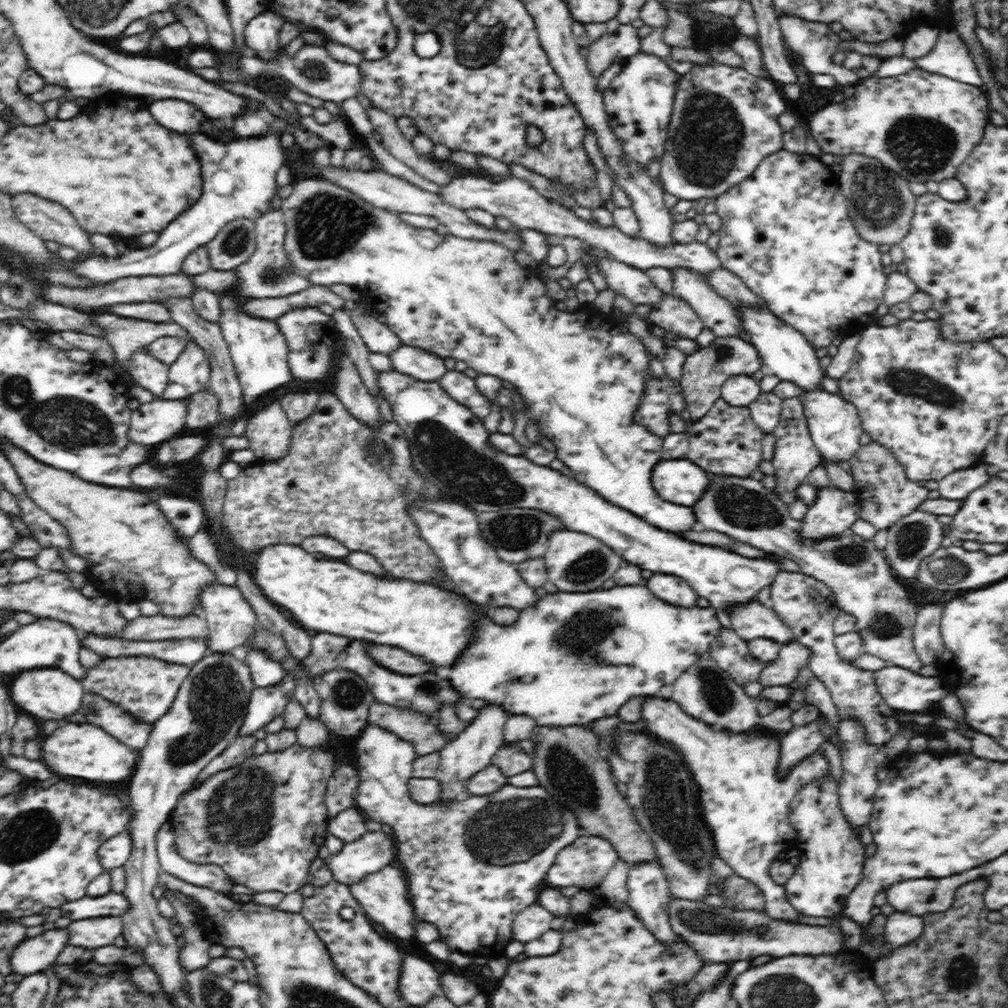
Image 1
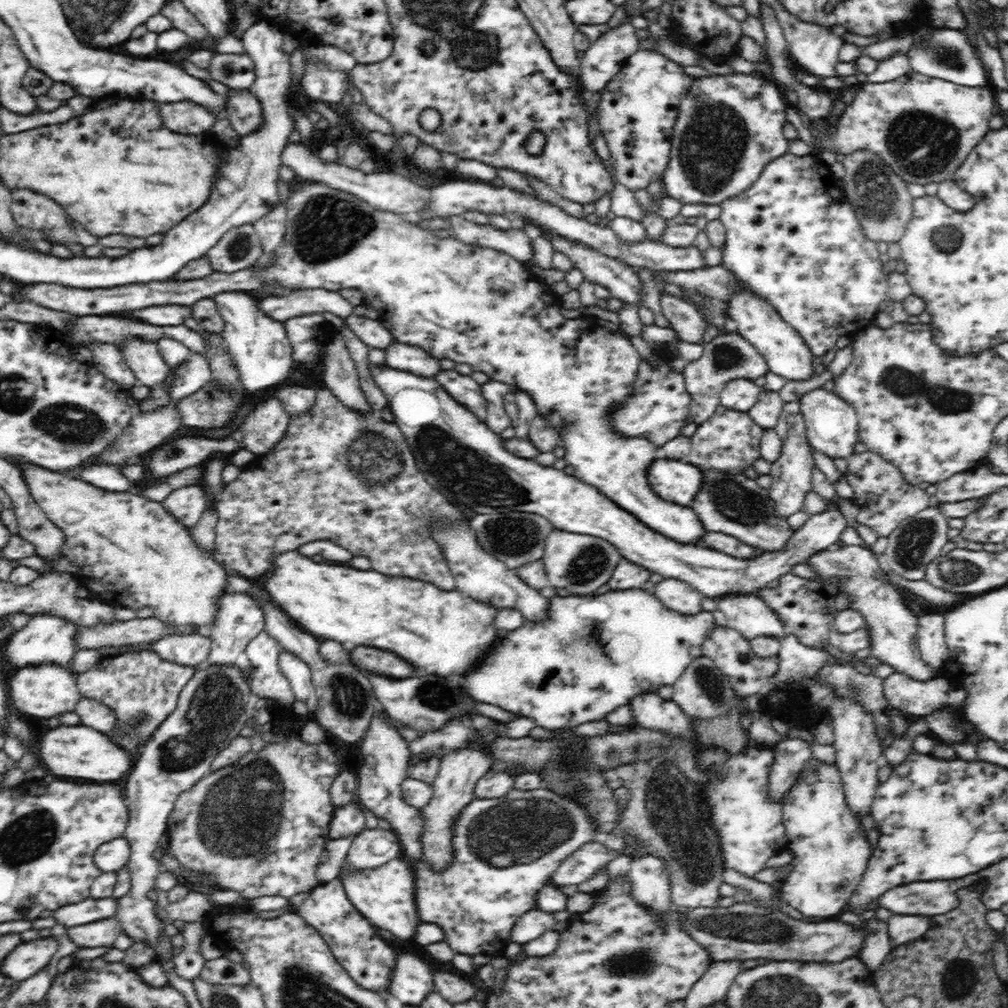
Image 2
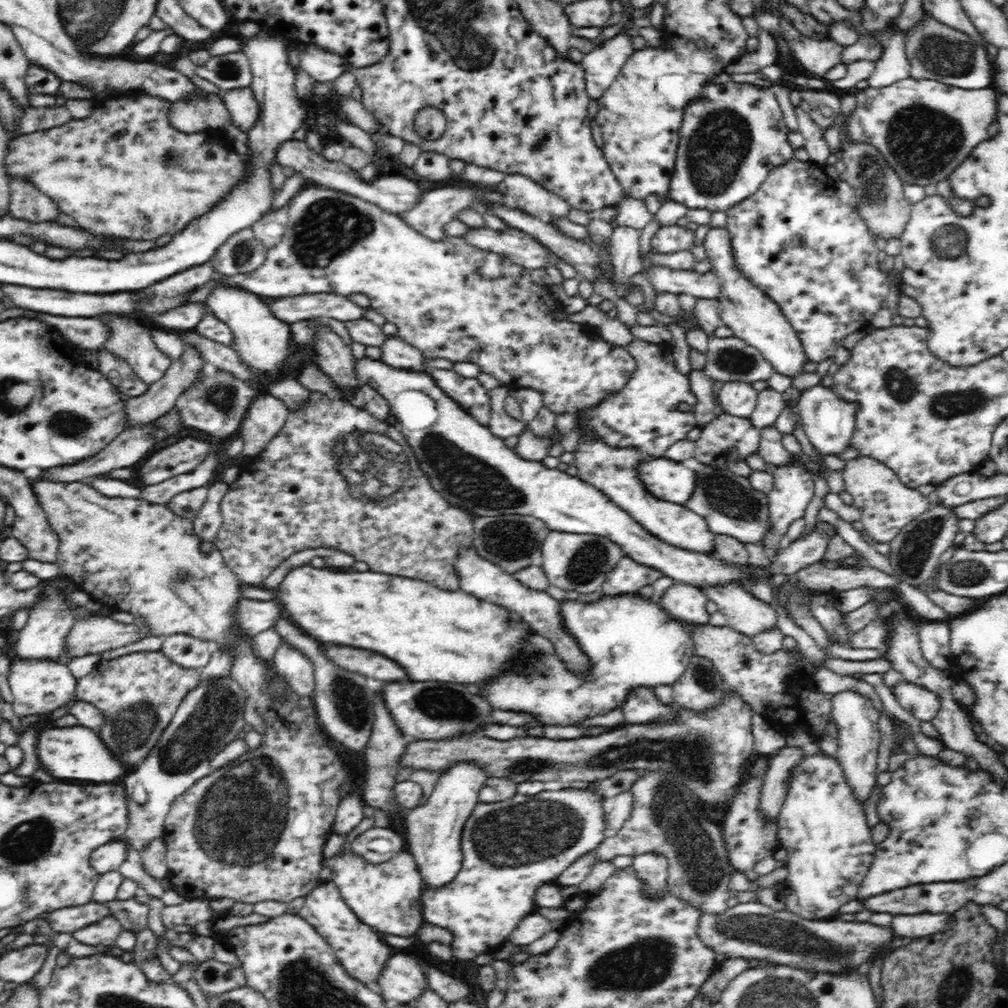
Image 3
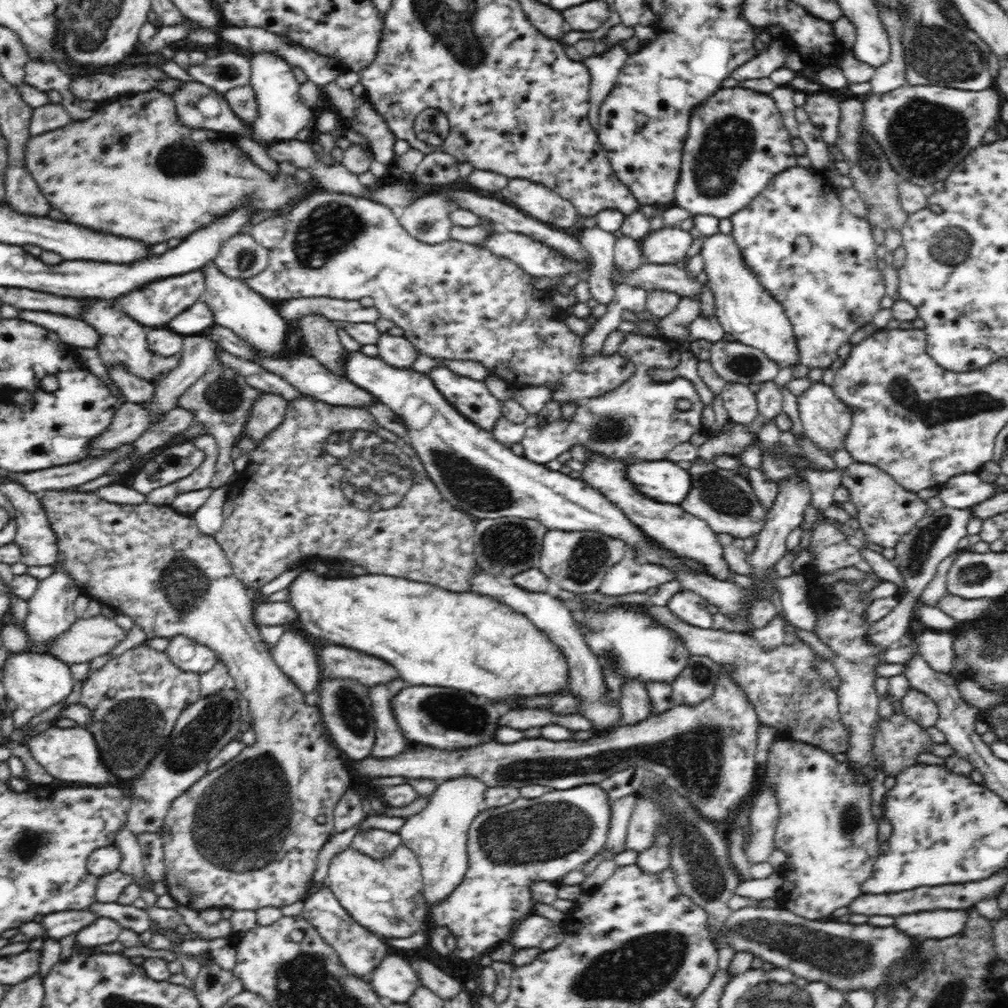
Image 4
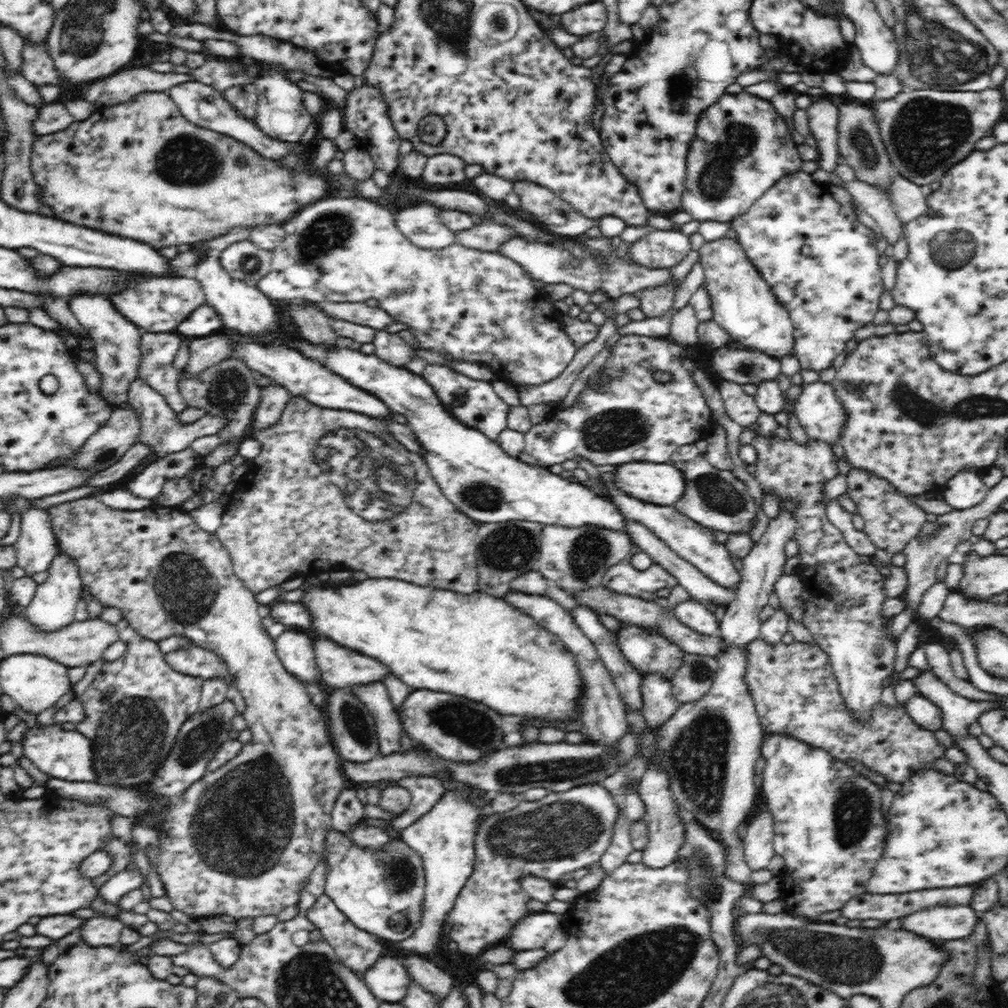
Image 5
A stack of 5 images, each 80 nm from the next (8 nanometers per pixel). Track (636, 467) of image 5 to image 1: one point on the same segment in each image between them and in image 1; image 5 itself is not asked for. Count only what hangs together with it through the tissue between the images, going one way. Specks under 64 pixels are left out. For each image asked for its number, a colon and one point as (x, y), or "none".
1: (680, 481)
2: (672, 480)
3: (667, 480)
4: (662, 480)

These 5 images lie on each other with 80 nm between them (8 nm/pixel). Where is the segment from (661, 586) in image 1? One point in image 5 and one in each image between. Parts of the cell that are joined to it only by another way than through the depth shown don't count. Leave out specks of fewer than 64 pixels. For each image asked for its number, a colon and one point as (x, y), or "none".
2: (679, 596)
3: (684, 602)
4: (688, 606)
5: (694, 614)

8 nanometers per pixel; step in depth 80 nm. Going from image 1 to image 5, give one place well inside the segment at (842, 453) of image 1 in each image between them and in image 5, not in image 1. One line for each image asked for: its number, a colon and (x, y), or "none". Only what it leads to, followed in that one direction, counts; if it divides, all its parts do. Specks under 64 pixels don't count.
2: (831, 422)
3: (829, 421)
4: (826, 420)
5: (817, 407)

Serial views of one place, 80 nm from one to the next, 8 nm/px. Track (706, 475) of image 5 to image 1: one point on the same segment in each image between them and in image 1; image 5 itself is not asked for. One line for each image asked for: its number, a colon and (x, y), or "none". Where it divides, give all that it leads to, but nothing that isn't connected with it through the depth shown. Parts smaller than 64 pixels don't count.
1: (863, 585)
2: (729, 502)
3: (727, 502)
4: (725, 500)

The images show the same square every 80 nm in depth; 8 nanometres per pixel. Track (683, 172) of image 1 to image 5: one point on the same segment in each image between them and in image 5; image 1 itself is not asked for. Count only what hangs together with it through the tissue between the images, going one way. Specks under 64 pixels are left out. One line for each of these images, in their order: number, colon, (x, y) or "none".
2: (729, 127)
3: (732, 135)
4: (736, 142)
5: (743, 146)

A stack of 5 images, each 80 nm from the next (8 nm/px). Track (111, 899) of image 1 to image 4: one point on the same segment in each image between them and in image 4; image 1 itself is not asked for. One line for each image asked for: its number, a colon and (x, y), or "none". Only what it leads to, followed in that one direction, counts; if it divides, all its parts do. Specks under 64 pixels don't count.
2: (90, 910)
3: (69, 919)
4: (58, 924)

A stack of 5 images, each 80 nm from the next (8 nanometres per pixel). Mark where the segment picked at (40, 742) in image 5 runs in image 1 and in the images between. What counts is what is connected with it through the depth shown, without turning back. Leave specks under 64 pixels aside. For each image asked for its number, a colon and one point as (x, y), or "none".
1: (80, 750)
2: (73, 751)
3: (76, 753)
4: (70, 754)

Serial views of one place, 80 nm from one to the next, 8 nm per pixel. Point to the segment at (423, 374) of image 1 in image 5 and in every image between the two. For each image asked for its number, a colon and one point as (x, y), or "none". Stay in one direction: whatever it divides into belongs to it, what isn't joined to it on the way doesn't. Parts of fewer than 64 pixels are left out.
2: (401, 356)
3: (396, 352)
4: (398, 352)
5: (390, 347)

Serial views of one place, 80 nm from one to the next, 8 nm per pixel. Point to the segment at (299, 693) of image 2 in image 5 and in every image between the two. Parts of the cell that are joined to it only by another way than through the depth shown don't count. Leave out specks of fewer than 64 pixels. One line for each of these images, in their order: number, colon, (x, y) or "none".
3: (291, 664)
4: (297, 657)
5: (295, 650)

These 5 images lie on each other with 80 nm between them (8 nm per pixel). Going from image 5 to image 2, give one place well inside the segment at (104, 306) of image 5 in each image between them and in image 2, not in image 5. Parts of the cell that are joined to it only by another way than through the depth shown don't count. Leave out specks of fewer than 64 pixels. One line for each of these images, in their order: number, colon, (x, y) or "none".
2: (150, 368)
3: (129, 340)
4: (123, 341)

